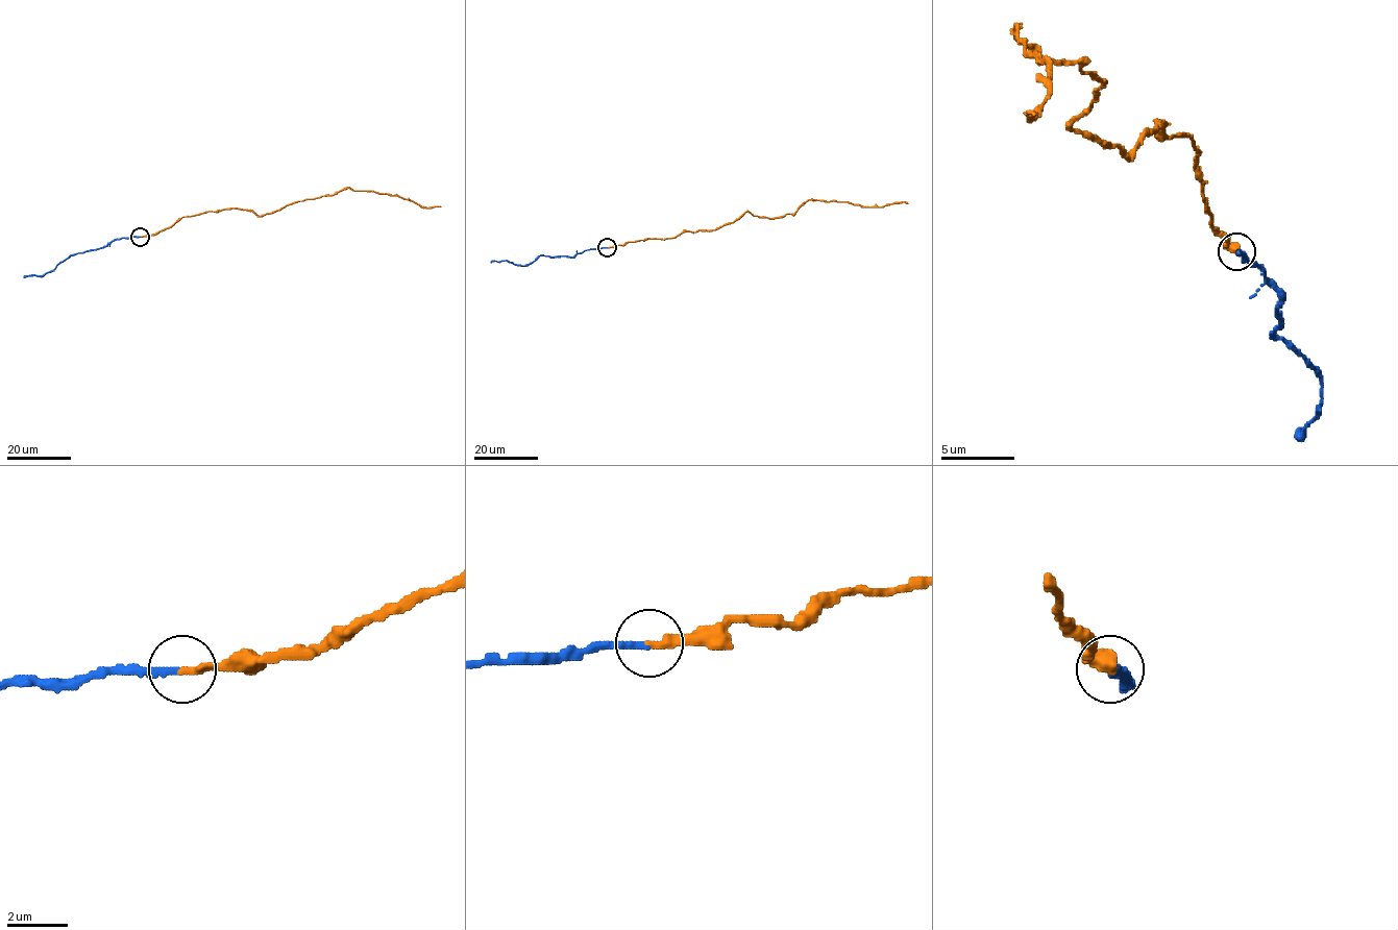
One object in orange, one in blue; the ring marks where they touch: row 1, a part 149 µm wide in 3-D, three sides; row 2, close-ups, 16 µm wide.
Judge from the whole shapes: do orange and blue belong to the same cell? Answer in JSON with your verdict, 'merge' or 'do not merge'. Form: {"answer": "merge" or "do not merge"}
{"answer": "merge"}

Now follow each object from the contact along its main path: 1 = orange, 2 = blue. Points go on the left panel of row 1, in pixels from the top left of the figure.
1: (141, 236), (171, 227), (182, 217), (231, 207), (263, 216), (347, 188), (398, 195), (422, 206), (440, 206)
2: (140, 236), (117, 239), (106, 246), (72, 253), (42, 275), (23, 276)

